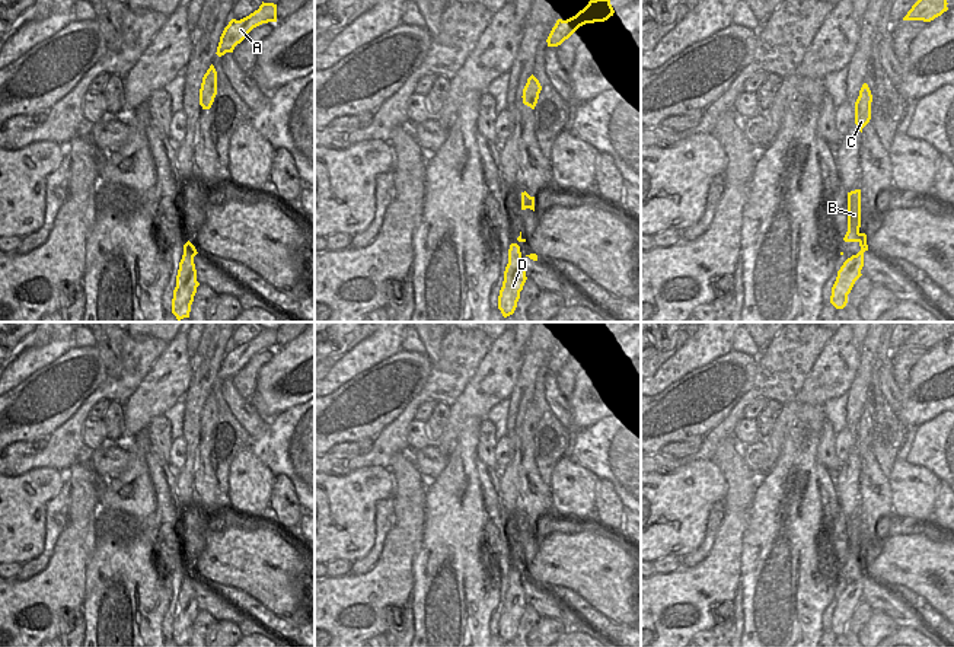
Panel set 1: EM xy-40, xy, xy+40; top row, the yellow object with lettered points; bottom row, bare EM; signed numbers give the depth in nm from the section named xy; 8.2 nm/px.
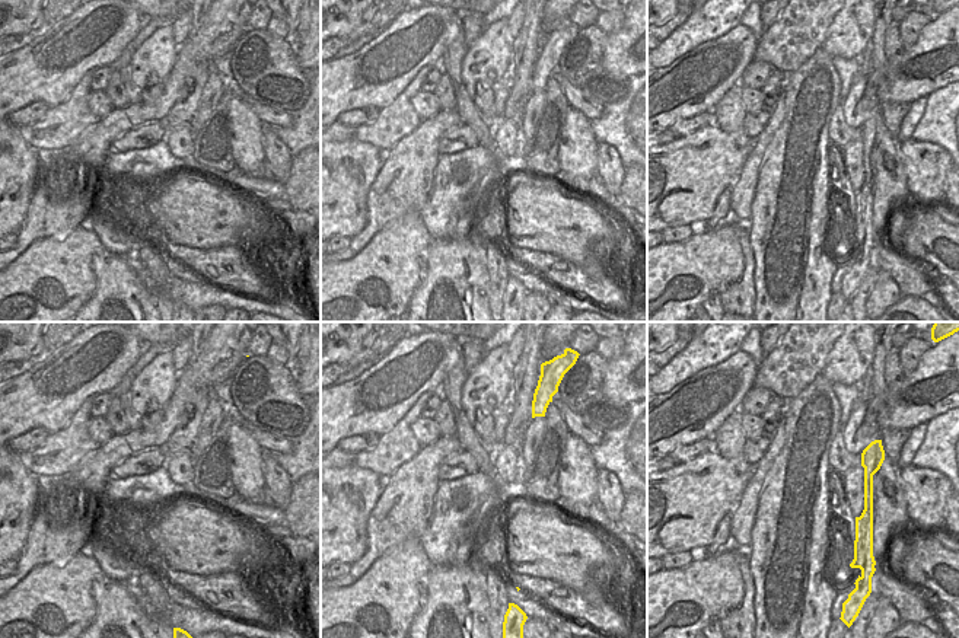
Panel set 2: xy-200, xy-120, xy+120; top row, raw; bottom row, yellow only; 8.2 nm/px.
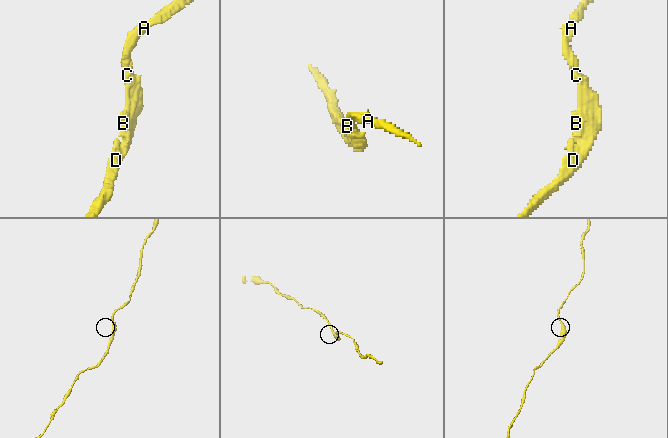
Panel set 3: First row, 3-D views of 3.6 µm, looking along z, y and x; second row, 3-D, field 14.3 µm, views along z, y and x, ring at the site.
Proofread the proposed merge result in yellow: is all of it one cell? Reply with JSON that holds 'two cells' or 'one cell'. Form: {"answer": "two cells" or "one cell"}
{"answer": "one cell"}

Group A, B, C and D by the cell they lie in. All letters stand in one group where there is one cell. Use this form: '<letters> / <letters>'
A B C D

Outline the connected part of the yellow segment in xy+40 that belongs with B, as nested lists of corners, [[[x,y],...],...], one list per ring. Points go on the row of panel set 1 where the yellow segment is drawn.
[[[861,189],[848,192],[848,232],[845,242],[858,242],[861,251],[848,258],[837,271],[836,281],[832,287],[830,303],[836,309],[843,309],[848,303],[855,281],[862,275],[864,252],[868,251],[867,235],[859,232],[861,227]]]

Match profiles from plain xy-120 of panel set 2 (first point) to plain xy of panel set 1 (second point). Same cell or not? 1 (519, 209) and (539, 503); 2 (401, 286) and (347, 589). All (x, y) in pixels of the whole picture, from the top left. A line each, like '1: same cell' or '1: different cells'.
1: different cells
2: same cell

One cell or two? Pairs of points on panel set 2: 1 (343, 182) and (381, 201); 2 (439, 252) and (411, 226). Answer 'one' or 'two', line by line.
1: two
2: two

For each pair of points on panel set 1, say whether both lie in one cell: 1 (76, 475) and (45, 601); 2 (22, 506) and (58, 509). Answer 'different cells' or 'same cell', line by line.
1: same cell
2: different cells

